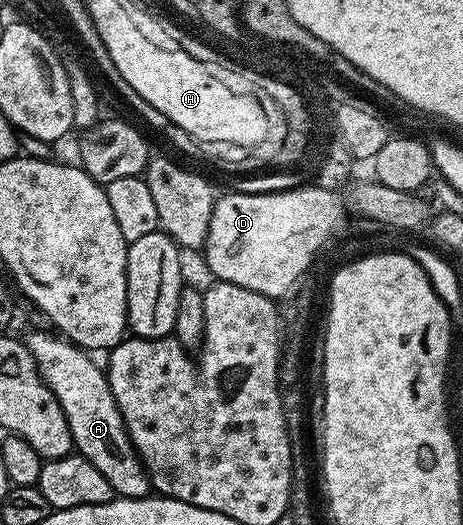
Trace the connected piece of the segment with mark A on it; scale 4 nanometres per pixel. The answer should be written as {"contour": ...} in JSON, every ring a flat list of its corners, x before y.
{"contour":[[32,333,26,337,26,344,32,352,32,358,36,360,36,369,40,376,60,400,60,406,68,416,75,452,94,467,98,467,98,471,102,471,102,479,110,483,117,498,137,499,149,496,148,470,128,436,128,426,124,424,124,417,116,405,105,370,101,366,99,369,88,358,91,356,79,346,56,337]]}

